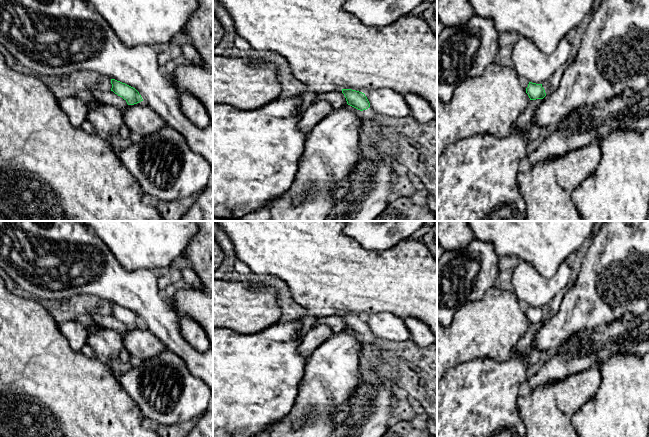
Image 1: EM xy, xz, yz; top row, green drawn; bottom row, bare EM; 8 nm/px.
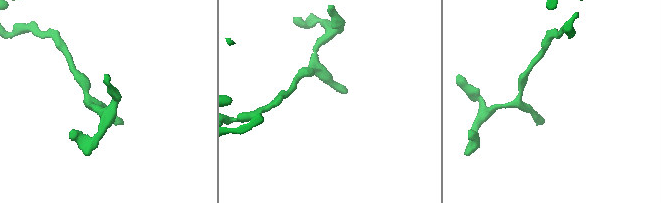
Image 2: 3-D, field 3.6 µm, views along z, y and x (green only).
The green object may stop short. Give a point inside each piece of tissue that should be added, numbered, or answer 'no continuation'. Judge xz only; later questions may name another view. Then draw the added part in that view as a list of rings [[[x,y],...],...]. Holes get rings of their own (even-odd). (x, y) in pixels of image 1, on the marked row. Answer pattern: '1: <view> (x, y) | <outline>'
1: xz (370, 183) | [[[371,106],[362,113],[359,160],[343,185],[350,190],[325,221],[374,221],[389,203],[397,146],[379,133],[377,113]]]

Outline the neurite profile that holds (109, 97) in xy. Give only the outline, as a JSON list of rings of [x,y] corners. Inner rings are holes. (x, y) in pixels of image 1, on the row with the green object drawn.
[[[91,90],[89,91],[95,100],[98,100],[102,103],[106,103],[112,106],[115,106],[122,113],[128,107],[126,100],[122,97],[115,94],[113,91],[103,91],[103,90]]]

